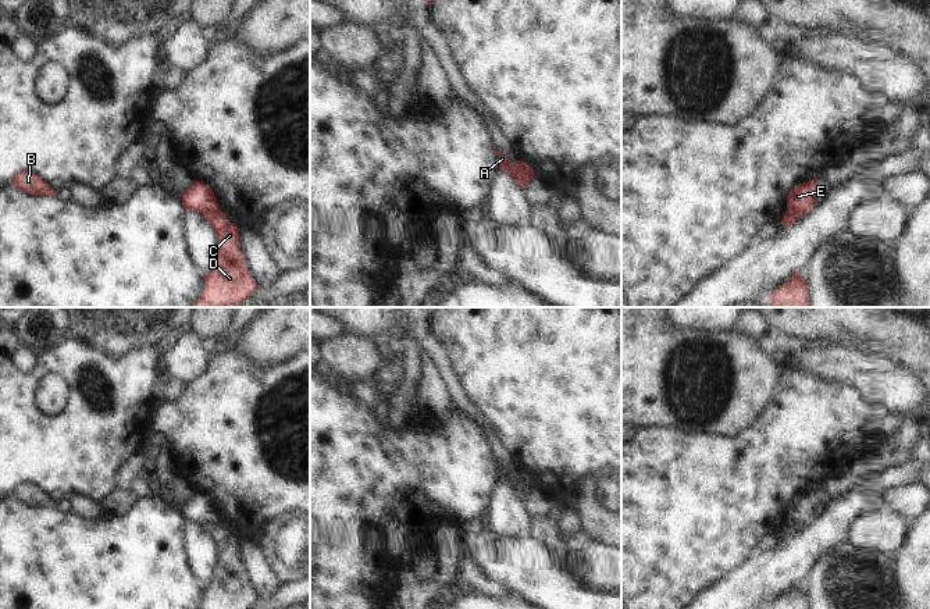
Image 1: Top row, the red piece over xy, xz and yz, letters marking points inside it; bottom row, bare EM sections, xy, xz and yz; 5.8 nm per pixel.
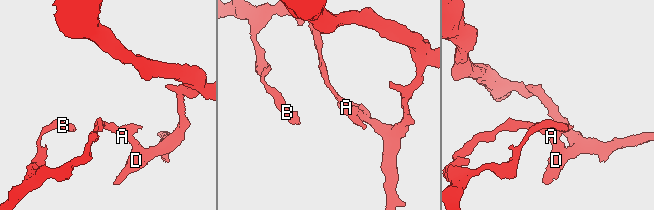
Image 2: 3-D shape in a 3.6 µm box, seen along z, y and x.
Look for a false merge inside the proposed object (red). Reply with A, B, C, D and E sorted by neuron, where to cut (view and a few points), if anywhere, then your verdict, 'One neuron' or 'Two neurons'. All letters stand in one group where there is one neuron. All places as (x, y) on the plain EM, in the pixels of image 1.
Groups: A B E / C D. Split along xz (515, 476), (519, 484), (524, 484), (530, 490). Two neurons.

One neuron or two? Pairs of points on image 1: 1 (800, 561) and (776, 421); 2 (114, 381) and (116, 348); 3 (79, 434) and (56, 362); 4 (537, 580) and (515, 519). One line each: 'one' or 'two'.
1: two
2: two
3: one
4: two

